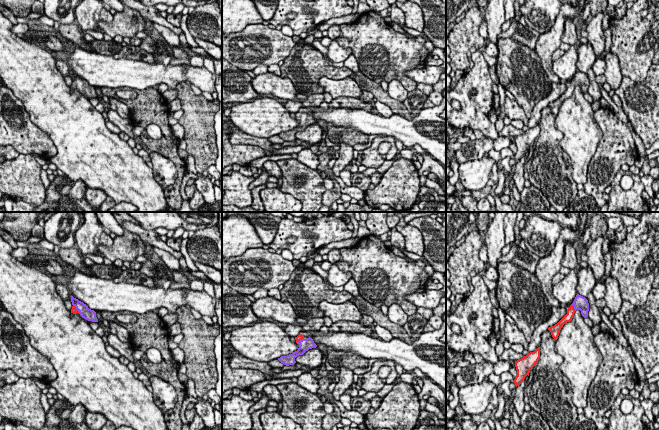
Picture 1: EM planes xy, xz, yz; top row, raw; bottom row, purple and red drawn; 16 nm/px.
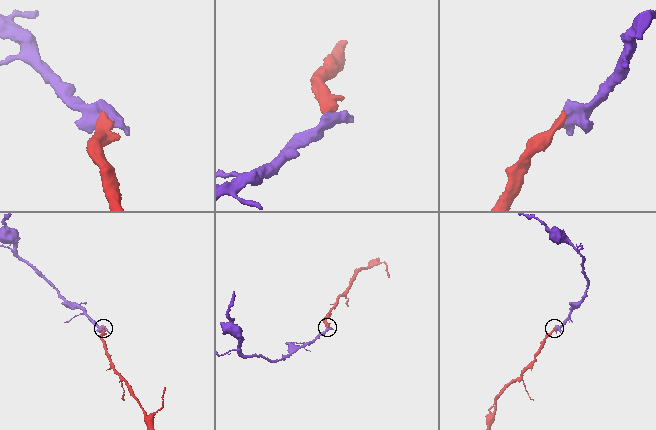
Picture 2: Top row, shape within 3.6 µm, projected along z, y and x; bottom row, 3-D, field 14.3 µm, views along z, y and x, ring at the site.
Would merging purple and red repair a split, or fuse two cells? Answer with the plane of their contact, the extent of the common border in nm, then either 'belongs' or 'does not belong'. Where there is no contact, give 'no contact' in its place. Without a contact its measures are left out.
yz | 130 nm | belongs

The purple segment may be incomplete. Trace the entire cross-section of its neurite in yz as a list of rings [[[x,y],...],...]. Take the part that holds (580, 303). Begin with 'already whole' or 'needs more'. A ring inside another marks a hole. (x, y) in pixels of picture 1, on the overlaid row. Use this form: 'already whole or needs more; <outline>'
needs more; [[[579,294],[576,295],[573,303],[568,308],[567,314],[557,324],[548,328],[548,330],[551,332],[552,337],[555,340],[558,339],[560,330],[563,327],[563,325],[572,320],[576,310],[580,310],[584,318],[588,317],[589,311],[588,300]]]

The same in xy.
needs more; [[[71,296],[71,302],[73,305],[71,313],[73,314],[79,313],[82,318],[88,321],[98,322],[98,319],[96,317],[96,312],[94,310],[89,309],[86,304],[74,298],[73,296]]]

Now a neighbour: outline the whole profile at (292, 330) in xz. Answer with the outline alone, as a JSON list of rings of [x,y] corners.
[[[297,318],[296,324],[288,324],[284,331],[289,337],[297,337],[300,332],[303,331],[303,326],[307,323],[307,320],[304,318]]]

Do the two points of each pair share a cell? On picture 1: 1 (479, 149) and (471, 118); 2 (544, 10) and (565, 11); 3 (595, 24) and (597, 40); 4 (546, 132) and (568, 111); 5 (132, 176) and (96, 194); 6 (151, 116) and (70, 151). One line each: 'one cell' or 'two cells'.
1: two cells
2: two cells
3: one cell
4: two cells
5: two cells
6: two cells

